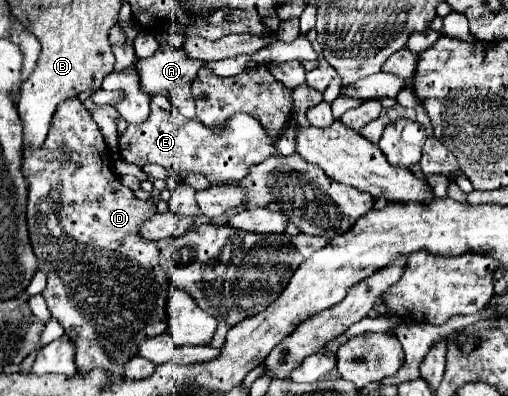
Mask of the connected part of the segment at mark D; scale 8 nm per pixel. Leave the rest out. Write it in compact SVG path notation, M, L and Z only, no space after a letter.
M70 98L64 100L54 118L52 118L52 126L50 132L46 136L46 142L42 144L42 148L26 148L24 152L24 164L22 164L22 172L30 184L28 188L28 230L30 230L30 242L34 248L34 254L38 258L38 270L42 270L48 276L48 284L44 288L44 298L48 302L48 308L52 312L52 316L62 324L64 332L76 342L76 366L78 372L88 372L92 368L104 368L110 374L114 374L116 378L122 378L124 372L124 364L136 356L138 346L142 340L158 336L162 332L166 332L168 324L166 324L166 296L168 296L168 288L170 288L170 278L164 272L162 264L160 264L160 254L156 248L156 242L150 242L146 238L140 236L140 226L156 214L156 204L152 200L138 200L134 196L134 192L126 186L122 186L120 178L112 172L110 168L110 156L108 156L108 146L104 142L104 136L100 132L100 128L96 126L96 122L92 120L90 112L84 108L84 104L78 98Z

